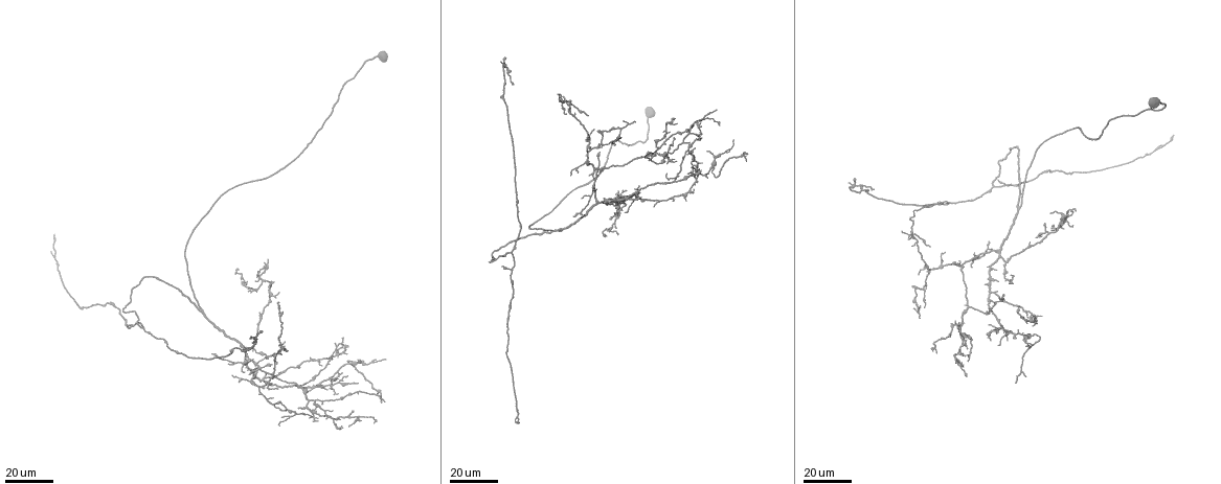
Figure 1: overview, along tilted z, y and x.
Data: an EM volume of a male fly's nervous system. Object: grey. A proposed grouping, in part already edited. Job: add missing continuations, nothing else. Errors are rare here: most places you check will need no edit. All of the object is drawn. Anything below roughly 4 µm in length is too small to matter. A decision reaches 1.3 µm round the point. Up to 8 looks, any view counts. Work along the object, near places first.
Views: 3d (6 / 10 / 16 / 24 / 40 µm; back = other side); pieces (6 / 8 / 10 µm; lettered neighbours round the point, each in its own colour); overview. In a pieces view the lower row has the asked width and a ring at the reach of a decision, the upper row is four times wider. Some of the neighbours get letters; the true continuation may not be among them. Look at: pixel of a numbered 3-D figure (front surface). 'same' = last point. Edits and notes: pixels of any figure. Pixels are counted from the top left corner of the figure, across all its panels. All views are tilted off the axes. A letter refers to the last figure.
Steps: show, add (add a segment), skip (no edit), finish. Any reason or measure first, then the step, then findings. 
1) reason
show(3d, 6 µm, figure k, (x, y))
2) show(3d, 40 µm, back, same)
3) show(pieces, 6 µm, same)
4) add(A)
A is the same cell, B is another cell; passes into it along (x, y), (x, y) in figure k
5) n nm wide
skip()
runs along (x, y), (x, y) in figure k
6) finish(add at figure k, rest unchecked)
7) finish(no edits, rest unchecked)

thin end
show(3d, 16 µm, figure 1, (1171, 134))

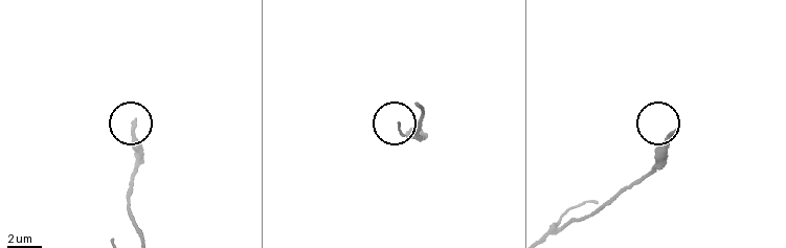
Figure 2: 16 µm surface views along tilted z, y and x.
show(pieces, 10 µm, figure 2, (675, 131))

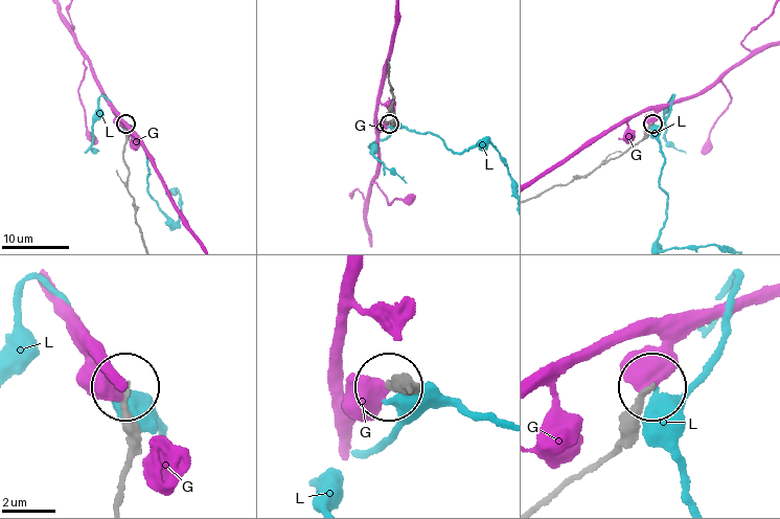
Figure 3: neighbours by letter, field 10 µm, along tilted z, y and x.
skip()
G and L are other cells; runs along (122, 496), (130, 448), (128, 389) in figure 3; none of them fits

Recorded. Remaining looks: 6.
tapers out
show(3d, 24 µm, figure 1, (269, 282))

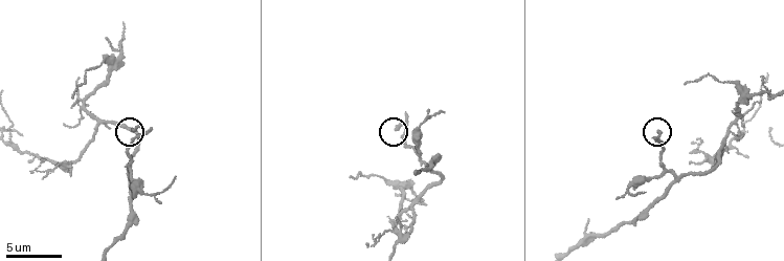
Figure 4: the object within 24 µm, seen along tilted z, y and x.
show(pieces, 8 µm, figure 4, (134, 130))

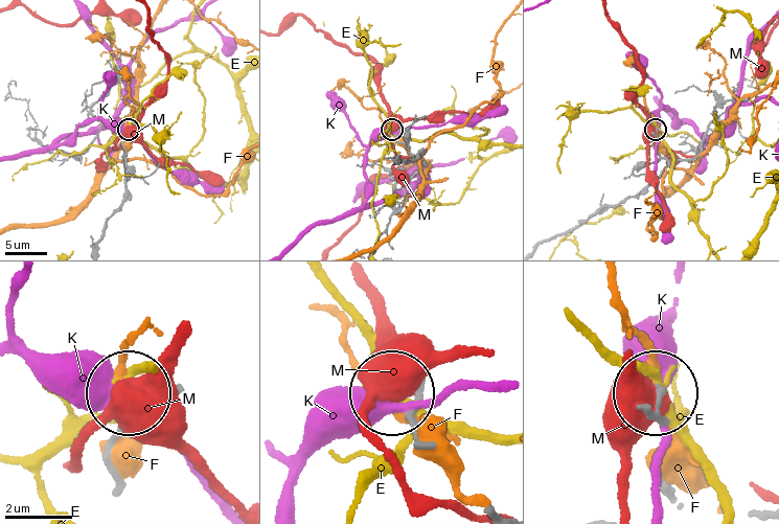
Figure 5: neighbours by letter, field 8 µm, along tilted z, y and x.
170 nm wide
skip()
E, F, K and M are other cells; none of them fits

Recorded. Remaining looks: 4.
show(3d, 24 µm, figure 1, (647, 161))

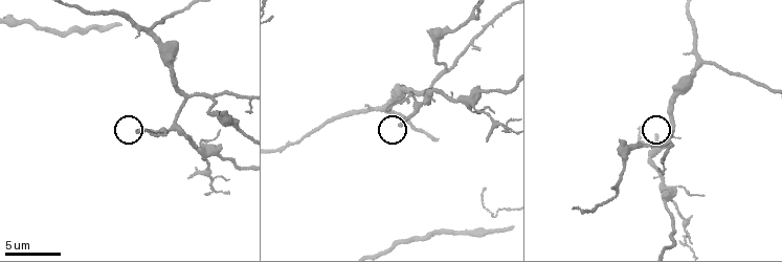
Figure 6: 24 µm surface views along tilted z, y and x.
see the neighbours
show(pieces, 8 µm, figure 6, (401, 123))

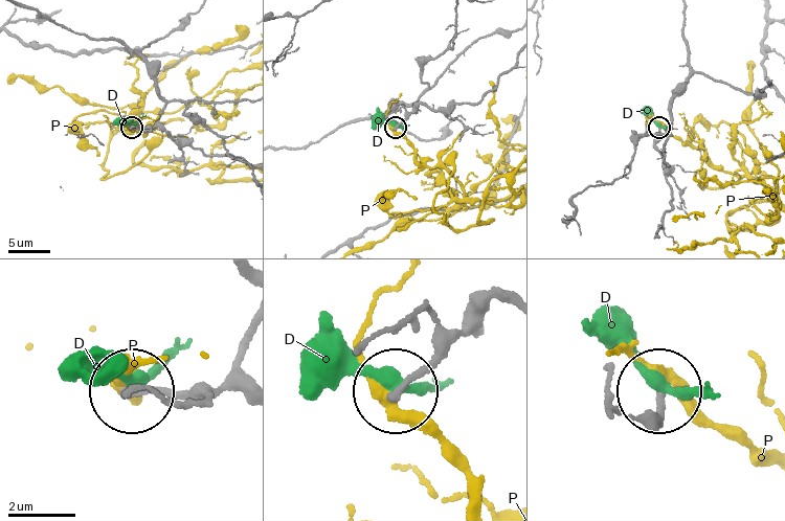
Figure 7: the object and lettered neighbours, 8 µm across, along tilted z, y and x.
skip()
D and P are other cells; no lettered segment goes on from it

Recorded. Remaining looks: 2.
show(3d, 16 µm, figure 1, (512, 85))

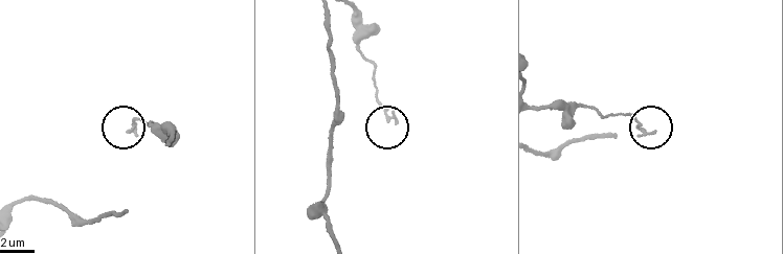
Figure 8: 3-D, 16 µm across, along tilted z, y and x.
show(pieces, 8 µm, figure 8, (654, 133))

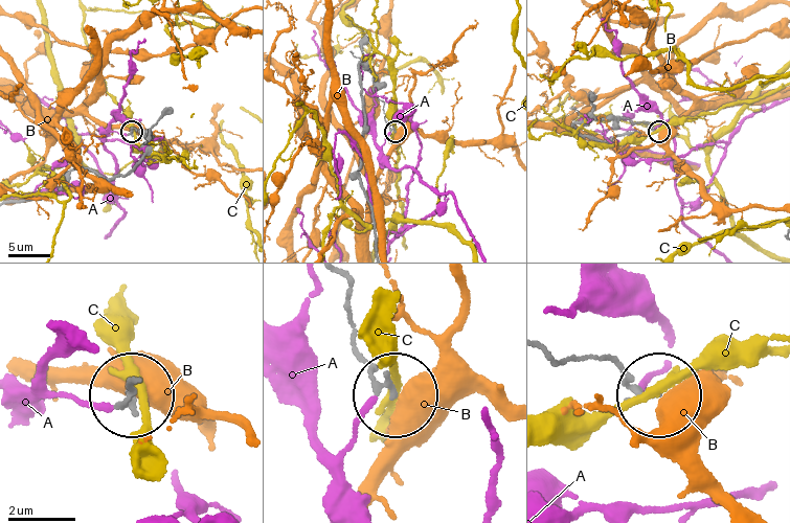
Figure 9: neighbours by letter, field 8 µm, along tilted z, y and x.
skip()
A, B and C are other cells; runs along (551, 358), (604, 358), (637, 393), (657, 398) in figure 9; no lettered segment goes on from it

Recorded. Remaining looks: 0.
finish(no edits, rest unchecked)

